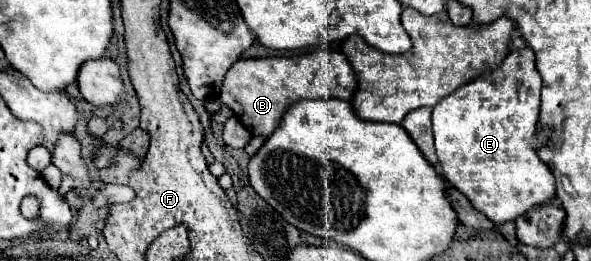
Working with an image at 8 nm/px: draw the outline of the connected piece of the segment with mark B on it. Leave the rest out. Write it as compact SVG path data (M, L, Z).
M314 50L292 58L254 58L238 60L222 82L220 104L228 106L252 136L268 138L280 124L284 112L306 98L352 100L356 92L356 74L340 50Z

